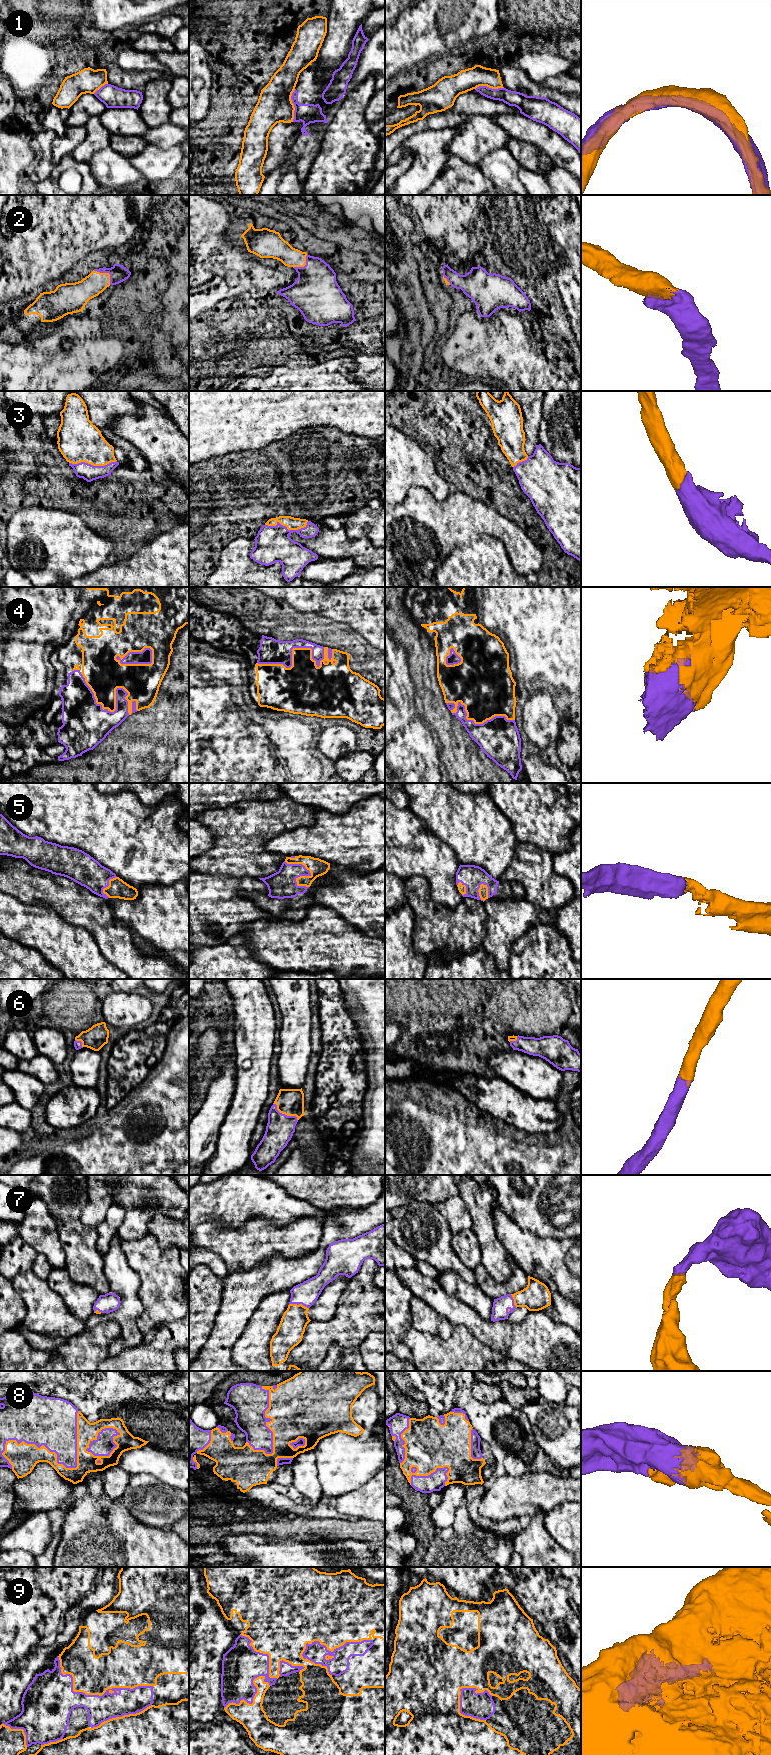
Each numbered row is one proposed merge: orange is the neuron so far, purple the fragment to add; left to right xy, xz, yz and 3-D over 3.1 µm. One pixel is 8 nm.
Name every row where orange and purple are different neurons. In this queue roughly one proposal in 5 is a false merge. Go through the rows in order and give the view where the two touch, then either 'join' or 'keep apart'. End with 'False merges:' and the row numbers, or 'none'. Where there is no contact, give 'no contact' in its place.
1: contact in xz; keep apart
2: contact in xy; join
3: contact in xz; join
4: contact in xz; join
5: contact in xz; join
6: contact in xz; join
7: contact in xz; join
8: contact in xy; join
9: contact in xy; join
False merges: 1

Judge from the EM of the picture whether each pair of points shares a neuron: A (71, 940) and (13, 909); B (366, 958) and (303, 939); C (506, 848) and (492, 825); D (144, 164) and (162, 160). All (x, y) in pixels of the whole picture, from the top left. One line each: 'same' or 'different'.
A: same
B: same
C: same
D: same

